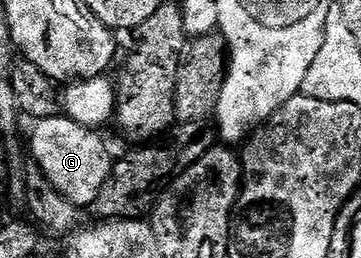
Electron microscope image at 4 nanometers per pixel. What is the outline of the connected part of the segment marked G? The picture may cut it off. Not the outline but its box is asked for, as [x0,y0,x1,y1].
[33,114,111,206]

